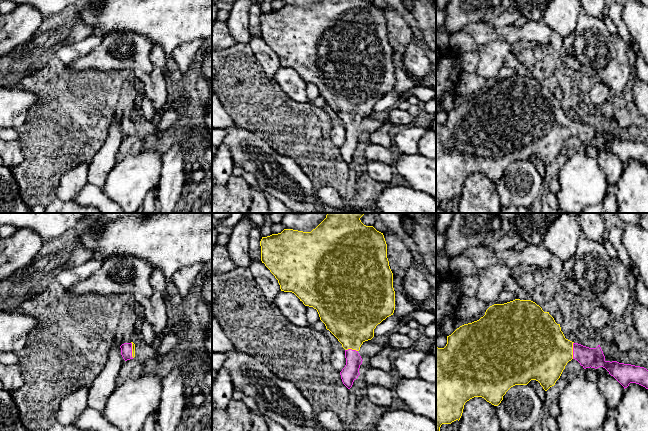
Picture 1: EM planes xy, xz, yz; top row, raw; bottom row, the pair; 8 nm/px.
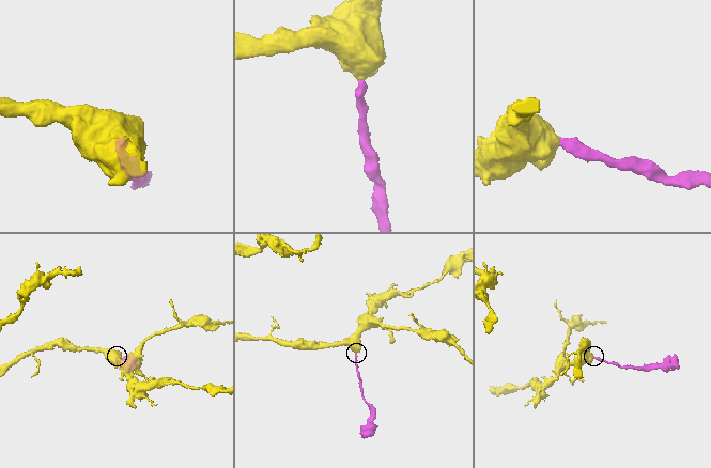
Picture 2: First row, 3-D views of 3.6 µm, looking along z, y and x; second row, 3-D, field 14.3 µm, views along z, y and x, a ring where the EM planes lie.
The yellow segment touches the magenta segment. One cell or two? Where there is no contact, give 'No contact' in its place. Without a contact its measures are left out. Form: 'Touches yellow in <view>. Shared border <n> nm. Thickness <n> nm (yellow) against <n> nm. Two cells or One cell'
Touches yellow in yz. Shared border 140 nm. Thickness 440 nm (yellow) against 160 nm. One cell

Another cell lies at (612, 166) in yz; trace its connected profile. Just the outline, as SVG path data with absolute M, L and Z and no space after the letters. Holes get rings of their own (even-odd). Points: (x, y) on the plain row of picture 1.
M599 143L596 146L598 164L606 174L609 190L612 191L623 173L624 163L605 144Z

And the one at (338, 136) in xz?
M334 123L331 130L331 140L339 149L346 141L345 125L343 123Z

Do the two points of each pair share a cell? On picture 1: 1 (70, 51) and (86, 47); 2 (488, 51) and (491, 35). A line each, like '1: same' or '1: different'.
1: same
2: different

